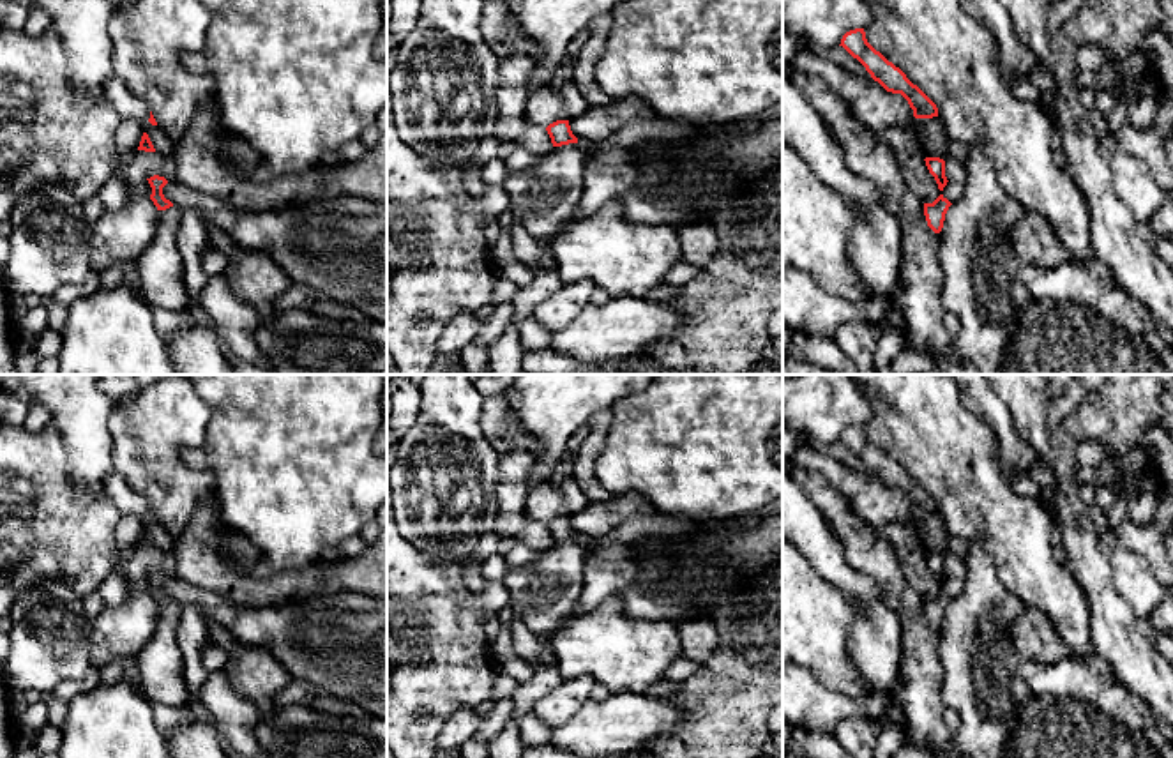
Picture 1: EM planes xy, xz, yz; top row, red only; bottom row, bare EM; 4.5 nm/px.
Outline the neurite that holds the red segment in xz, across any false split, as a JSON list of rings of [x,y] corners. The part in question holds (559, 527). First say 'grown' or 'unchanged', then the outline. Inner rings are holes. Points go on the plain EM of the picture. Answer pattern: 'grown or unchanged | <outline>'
unchanged | [[[556,516],[546,523],[553,542],[562,542],[569,539],[578,539],[578,534],[572,530],[569,516]]]

